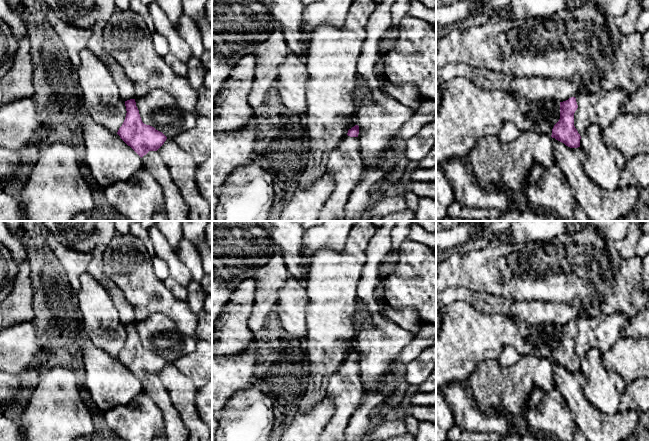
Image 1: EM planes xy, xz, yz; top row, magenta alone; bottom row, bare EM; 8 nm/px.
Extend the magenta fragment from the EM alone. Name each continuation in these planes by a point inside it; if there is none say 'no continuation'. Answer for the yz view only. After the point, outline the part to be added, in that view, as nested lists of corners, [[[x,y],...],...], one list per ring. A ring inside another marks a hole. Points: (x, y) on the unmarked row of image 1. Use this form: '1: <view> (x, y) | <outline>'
1: yz (602, 331) | [[[623,312],[576,319],[578,332],[574,337],[574,350],[580,360],[592,348],[601,352],[609,350],[621,338],[621,330],[629,321],[630,317]]]

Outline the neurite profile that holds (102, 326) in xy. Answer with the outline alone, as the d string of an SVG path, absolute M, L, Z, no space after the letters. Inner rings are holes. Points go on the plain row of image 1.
M91 270L80 275L81 289L78 293L80 310L84 318L87 339L96 347L116 358L126 341L125 325L119 320L119 313L107 290L97 281Z

